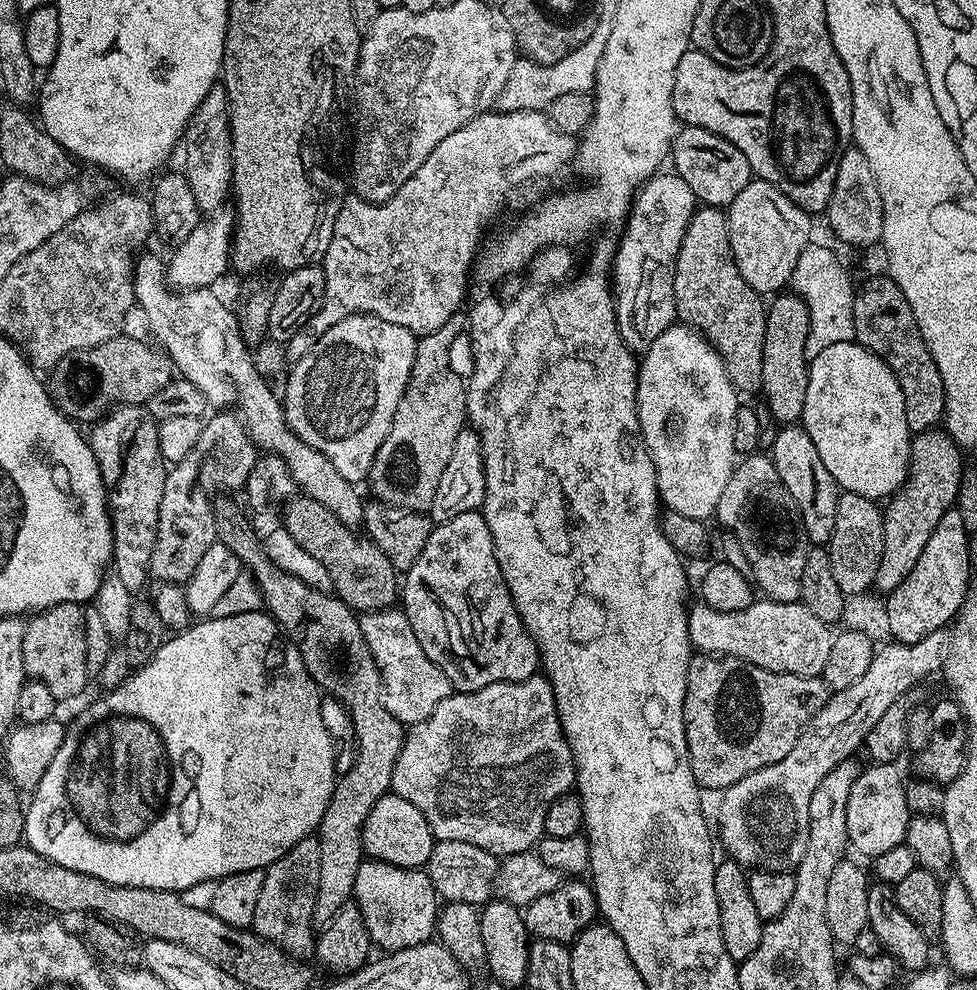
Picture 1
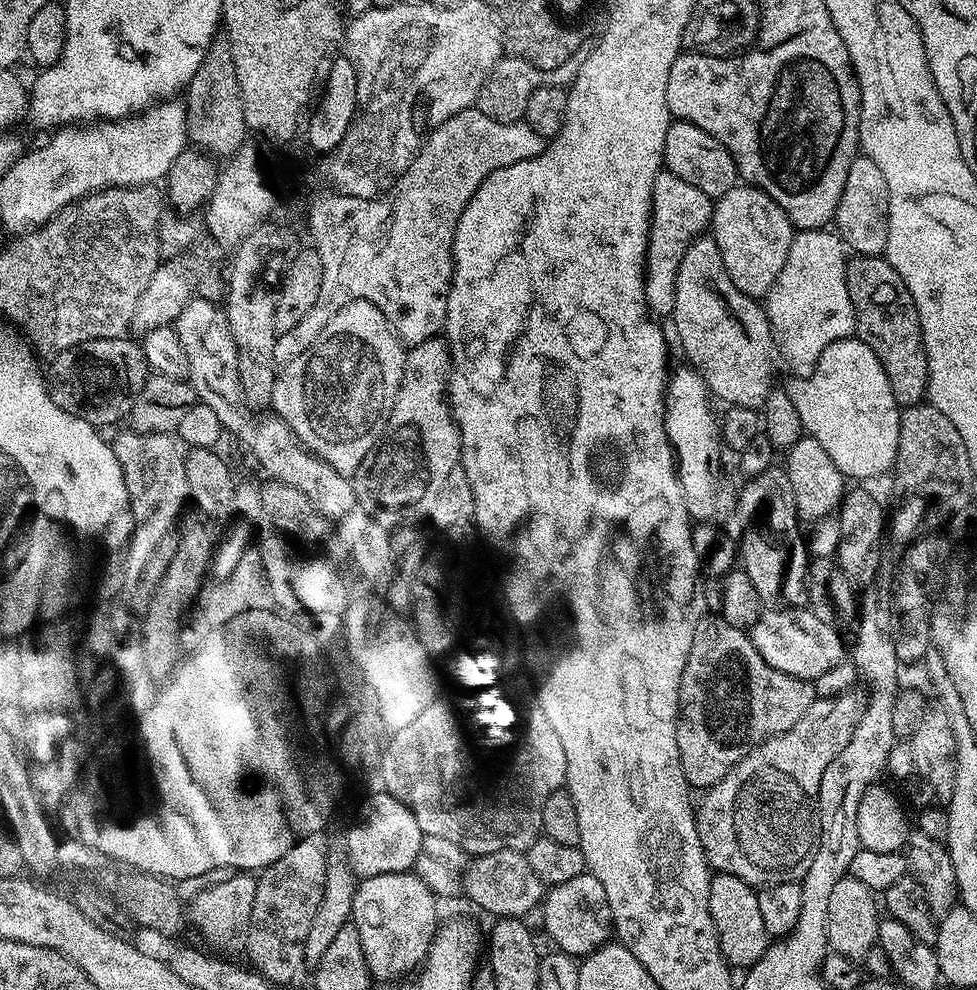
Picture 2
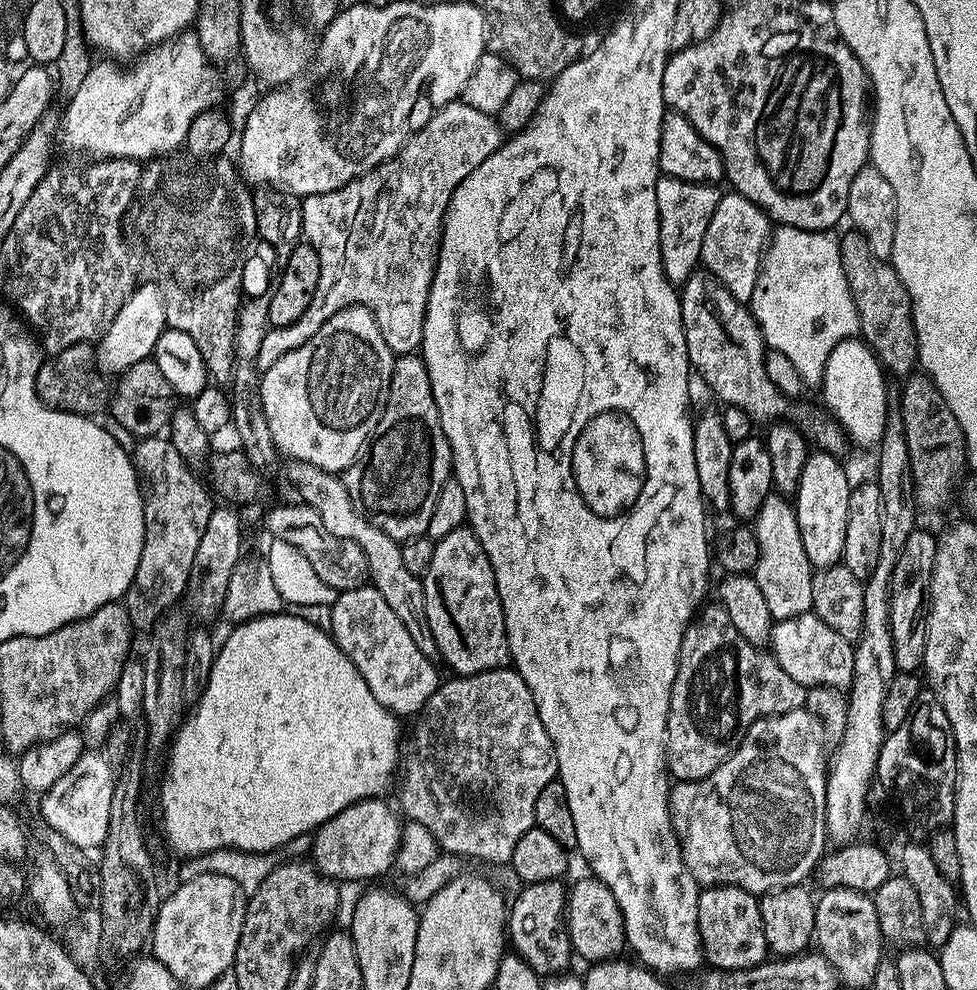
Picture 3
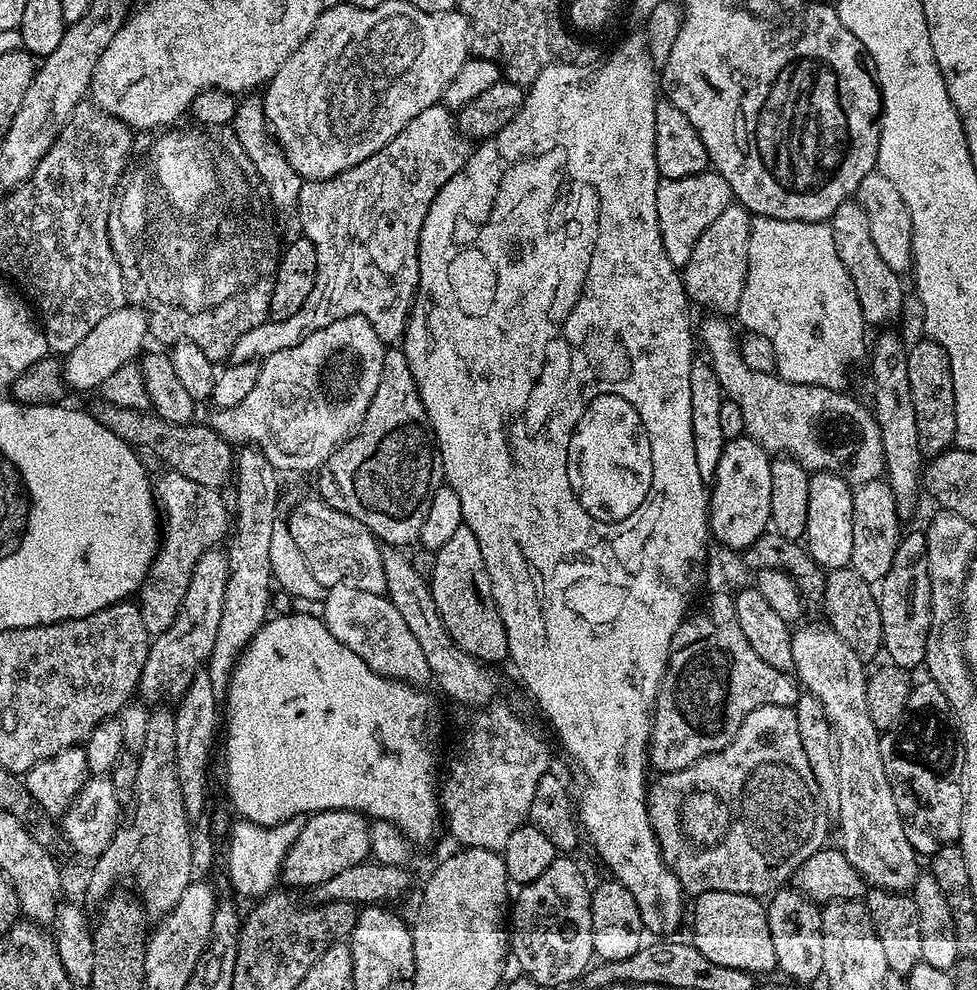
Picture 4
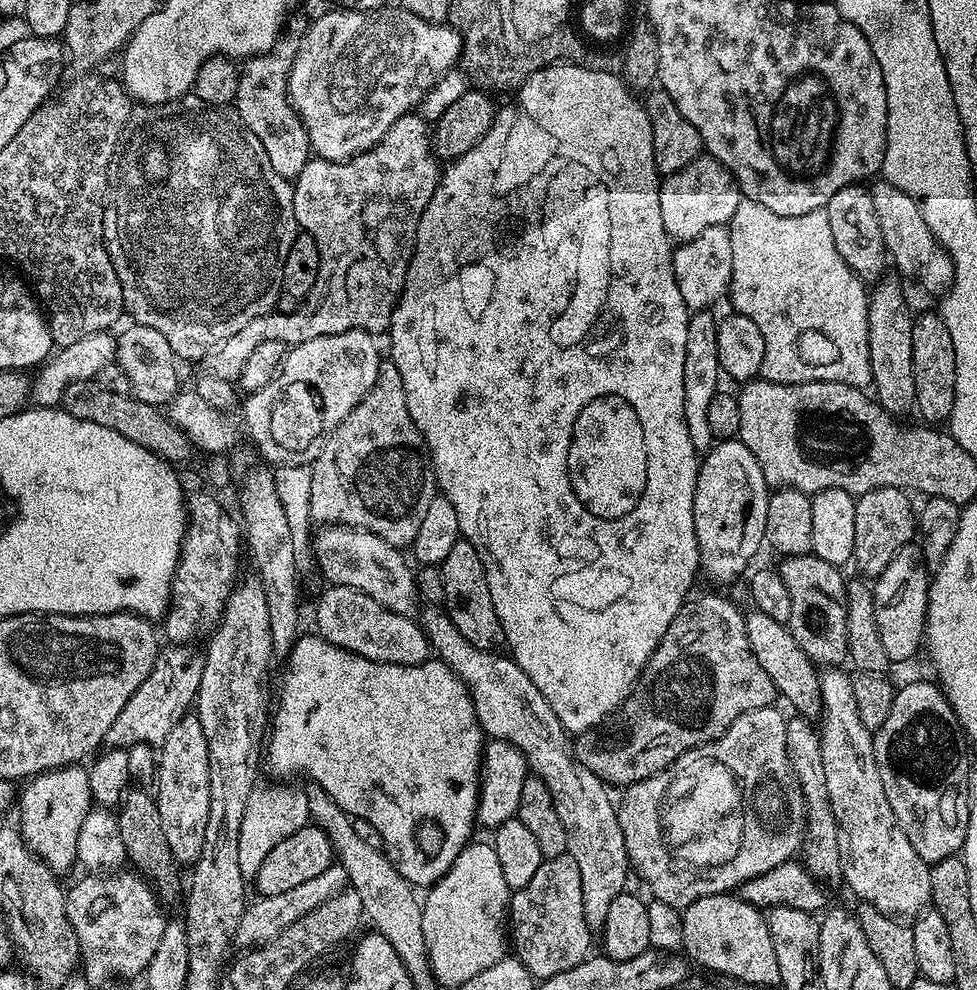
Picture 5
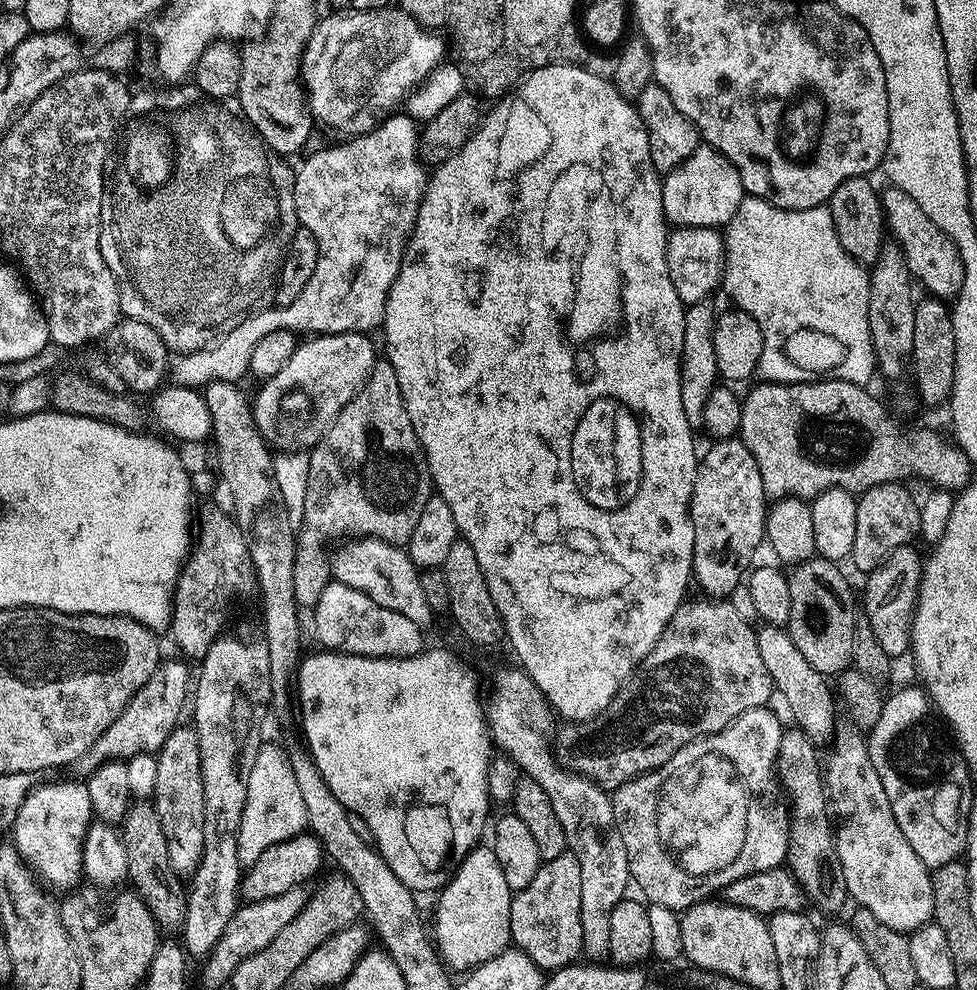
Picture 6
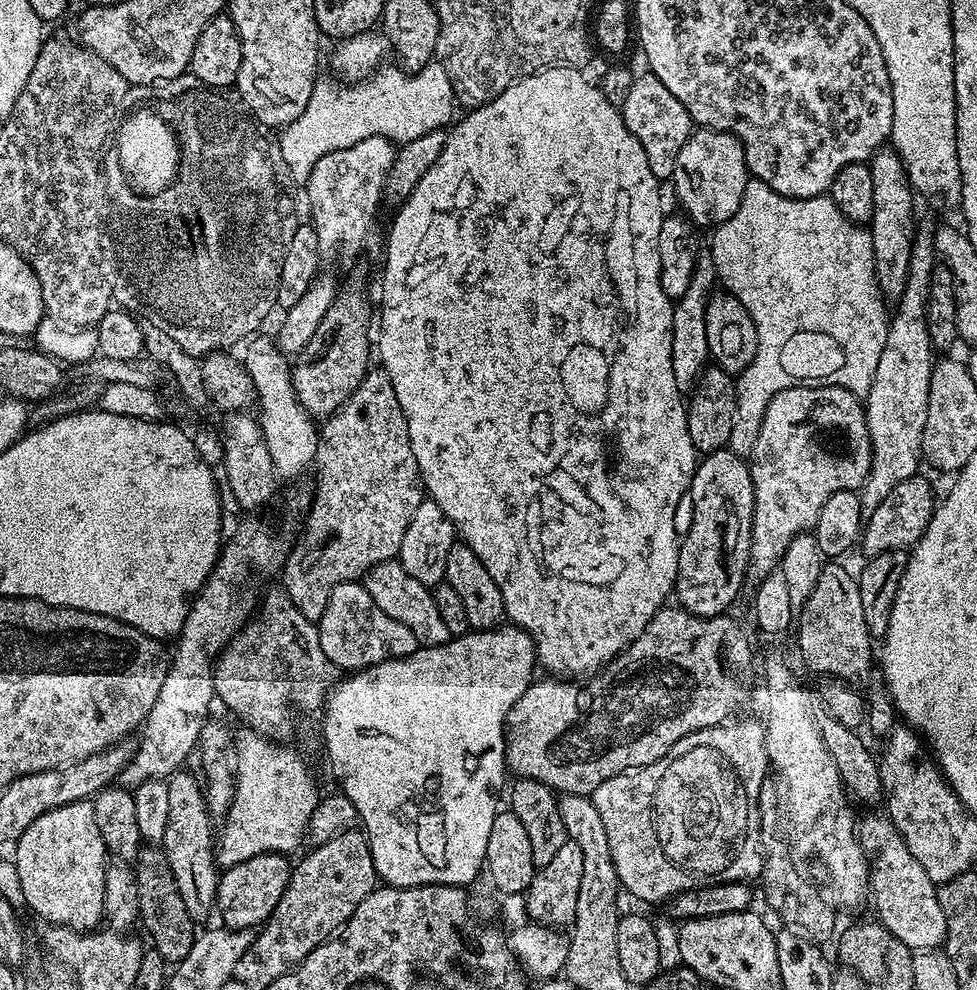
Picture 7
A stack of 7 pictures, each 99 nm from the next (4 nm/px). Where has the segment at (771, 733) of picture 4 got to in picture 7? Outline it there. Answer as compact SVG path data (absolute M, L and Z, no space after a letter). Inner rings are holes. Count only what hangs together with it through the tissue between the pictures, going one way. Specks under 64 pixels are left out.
M759 719L748 720L745 724L732 724L725 722L717 724L715 728L703 728L670 746L670 750L658 762L650 762L641 768L634 768L630 772L623 772L614 778L606 778L598 790L591 794L591 802L594 810L598 810L599 817L602 818L602 826L606 829L606 842L610 842L610 858L614 858L614 870L620 879L621 889L625 893L629 892L636 900L645 900L648 904L656 904L659 900L664 902L671 901L673 896L686 890L694 890L702 886L711 884L721 884L722 882L734 882L743 880L752 882L759 877L760 872L764 869L764 854L757 845L761 843L760 839L760 817L759 811L755 812L756 800L761 799L762 789L765 787L764 775L769 775L770 761L766 754L766 738L764 737L764 726ZM745 844L746 847L752 848L744 856L744 864L732 864L736 860L736 855L740 852L740 847Z

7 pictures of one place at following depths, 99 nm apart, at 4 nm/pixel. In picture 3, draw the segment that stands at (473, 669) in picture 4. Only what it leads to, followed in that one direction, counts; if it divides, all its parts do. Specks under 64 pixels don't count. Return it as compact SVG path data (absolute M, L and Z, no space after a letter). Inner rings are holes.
M301 460L291 461L287 466L289 467L288 480L300 495L297 497L314 510L318 510L318 518L322 518L322 526L326 526L326 530L330 530L334 538L346 538L359 546L360 553L368 563L368 580L371 587L376 588L378 594L382 594L382 598L386 598L386 606L390 606L390 610L398 614L402 626L410 630L410 638L418 642L418 650L422 650L422 654L430 658L435 657L436 643L426 622L424 581L417 573L406 570L406 565L402 562L400 544L382 530L378 530L378 526L371 524L365 516L360 515L360 509L354 506L343 479L337 473L327 472Z

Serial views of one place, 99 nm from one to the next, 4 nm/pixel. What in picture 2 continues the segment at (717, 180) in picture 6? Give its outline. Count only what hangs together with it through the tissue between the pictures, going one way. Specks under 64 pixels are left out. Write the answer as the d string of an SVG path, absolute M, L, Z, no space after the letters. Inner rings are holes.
M662 170L654 178L648 253L644 256L644 293L649 309L657 317L671 317L678 282L678 266L682 266L682 258L690 245L699 236L705 235L706 229L711 225L713 203L713 197L702 194L702 190L690 186L690 182L683 178L678 178L678 174Z

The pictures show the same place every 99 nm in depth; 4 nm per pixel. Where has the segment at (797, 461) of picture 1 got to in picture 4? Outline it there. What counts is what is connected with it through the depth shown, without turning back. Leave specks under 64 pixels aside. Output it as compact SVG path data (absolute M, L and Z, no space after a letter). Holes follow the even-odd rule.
M814 472L809 475L810 496L806 513L806 530L803 539L814 562L825 570L847 568L854 547L853 485L847 484L838 474Z

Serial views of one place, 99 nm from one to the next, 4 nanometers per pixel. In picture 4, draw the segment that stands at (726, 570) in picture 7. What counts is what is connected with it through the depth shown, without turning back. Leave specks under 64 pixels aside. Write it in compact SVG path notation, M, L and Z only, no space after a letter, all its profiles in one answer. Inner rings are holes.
M746 434L725 441L709 493L709 531L715 541L742 552L767 531L771 523L771 461L765 448Z

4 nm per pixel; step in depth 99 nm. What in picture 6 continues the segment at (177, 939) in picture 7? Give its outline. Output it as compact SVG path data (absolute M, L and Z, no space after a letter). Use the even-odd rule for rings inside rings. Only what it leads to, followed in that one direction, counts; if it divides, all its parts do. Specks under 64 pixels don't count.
M136 802L128 809L128 817L122 825L126 846L128 880L133 884L135 895L150 910L157 929L161 933L179 933L186 922L188 894L186 884L170 866L170 854L166 854L166 834L162 834L162 822L158 822L155 807L146 802Z

